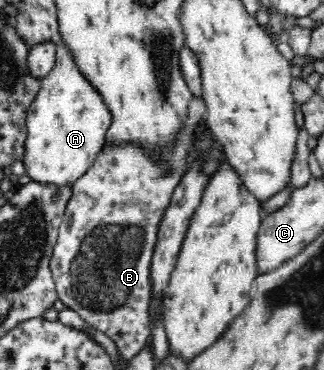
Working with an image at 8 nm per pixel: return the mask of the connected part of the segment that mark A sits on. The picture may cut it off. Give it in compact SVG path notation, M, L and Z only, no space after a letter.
M60 35L53 42L54 66L40 80L40 89L35 99L30 103L26 115L28 135L22 161L31 180L55 184L74 184L75 180L93 165L93 160L106 144L105 139L107 139L108 130L111 128L113 116L111 110L105 104L105 98L99 94L99 90L79 70L69 44Z

